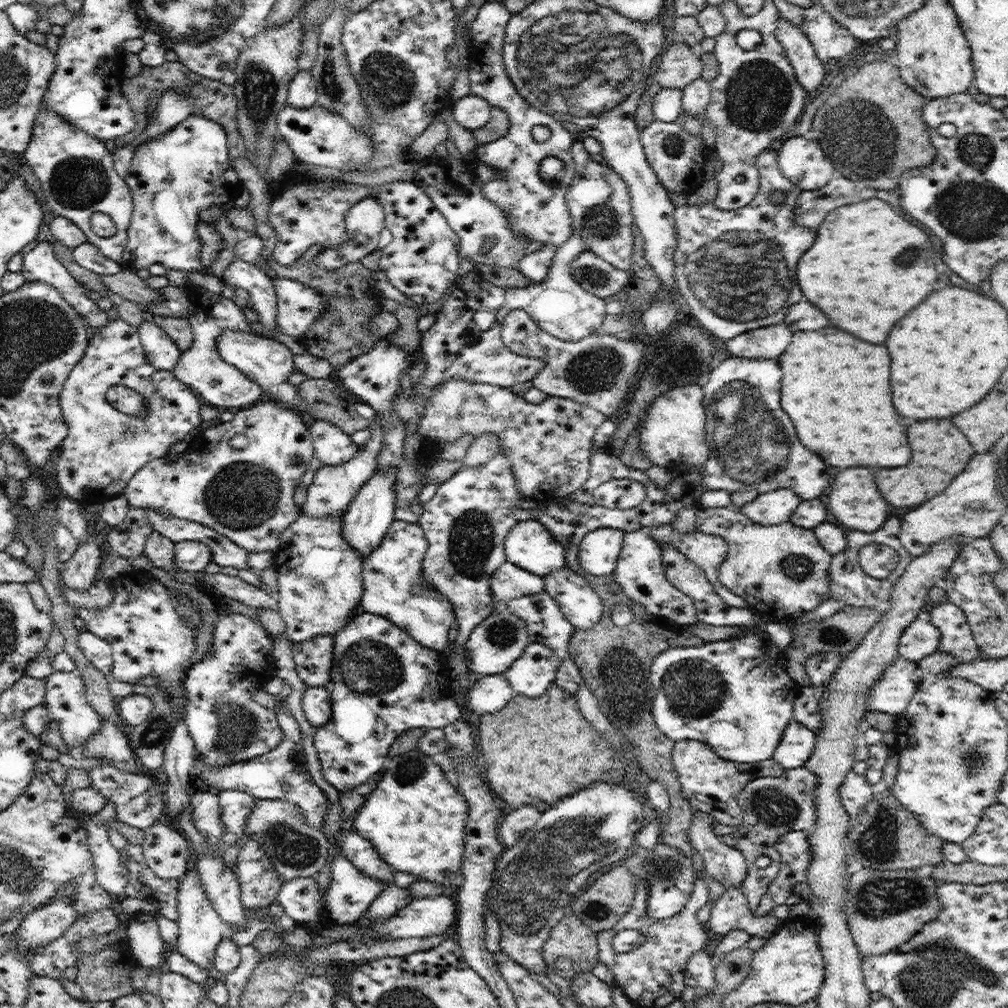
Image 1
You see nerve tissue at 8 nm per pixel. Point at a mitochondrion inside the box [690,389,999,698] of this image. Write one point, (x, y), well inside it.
(795, 567)

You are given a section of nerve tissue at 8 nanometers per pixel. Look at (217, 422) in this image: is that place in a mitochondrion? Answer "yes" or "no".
no

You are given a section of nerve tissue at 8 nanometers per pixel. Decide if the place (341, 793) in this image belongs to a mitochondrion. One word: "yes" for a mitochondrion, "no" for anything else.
no

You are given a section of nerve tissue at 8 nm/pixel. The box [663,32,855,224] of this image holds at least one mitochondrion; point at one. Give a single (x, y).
(759, 97)

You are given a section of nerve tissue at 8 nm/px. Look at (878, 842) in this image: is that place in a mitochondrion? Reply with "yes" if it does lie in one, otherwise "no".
yes

